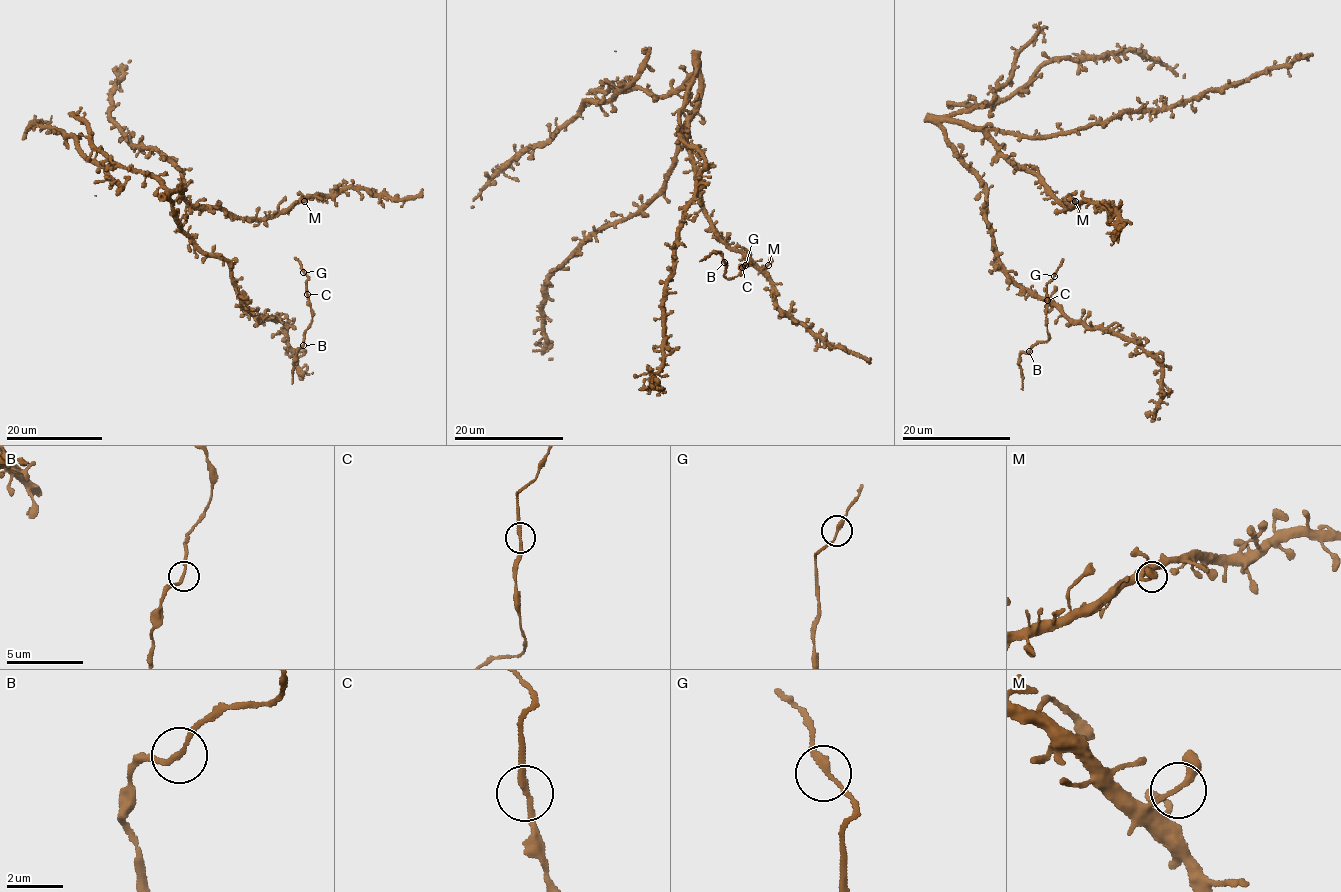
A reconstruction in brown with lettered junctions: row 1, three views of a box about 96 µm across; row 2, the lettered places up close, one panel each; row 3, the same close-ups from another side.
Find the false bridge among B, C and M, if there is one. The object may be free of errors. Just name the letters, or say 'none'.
none

